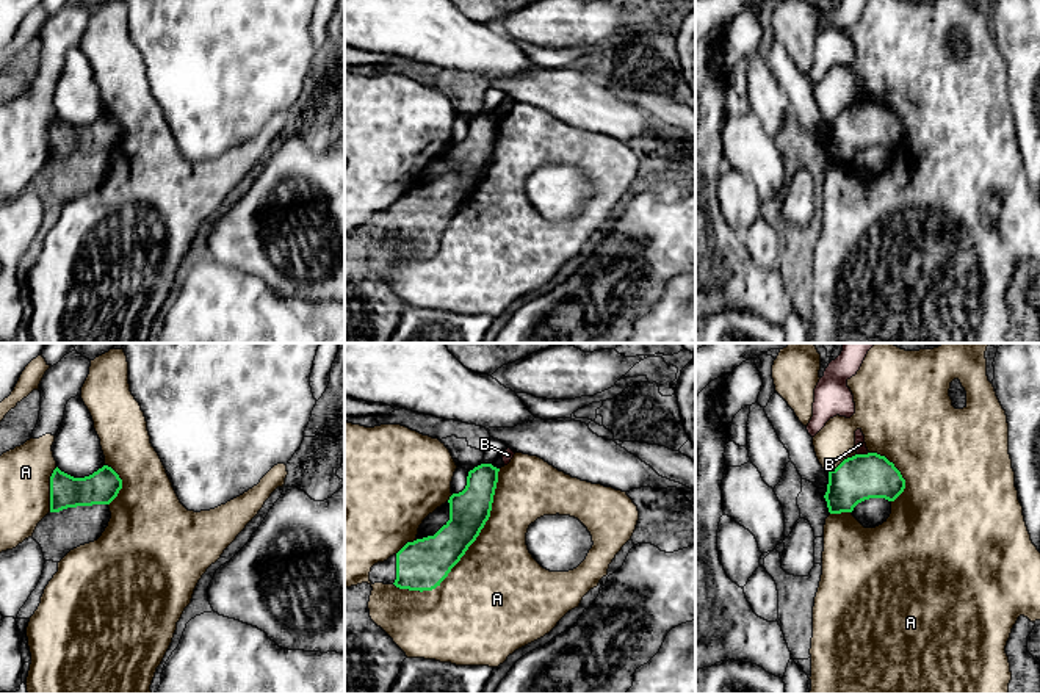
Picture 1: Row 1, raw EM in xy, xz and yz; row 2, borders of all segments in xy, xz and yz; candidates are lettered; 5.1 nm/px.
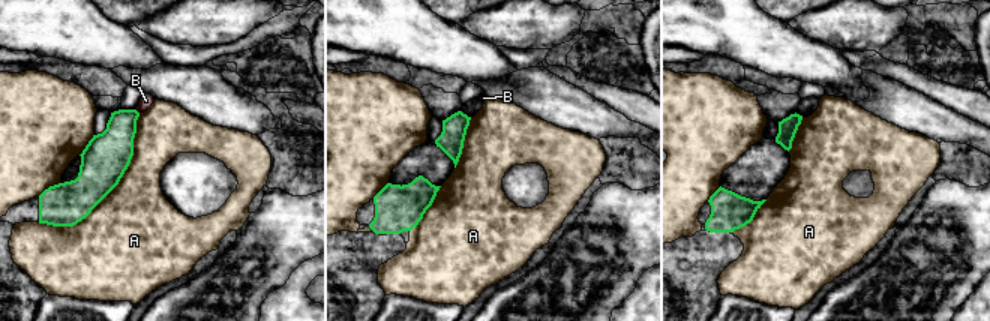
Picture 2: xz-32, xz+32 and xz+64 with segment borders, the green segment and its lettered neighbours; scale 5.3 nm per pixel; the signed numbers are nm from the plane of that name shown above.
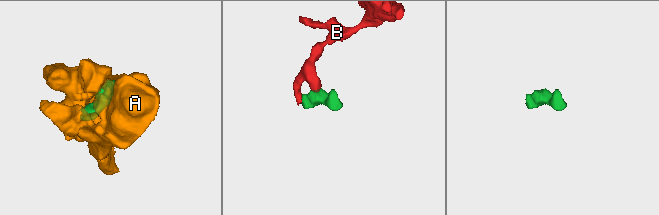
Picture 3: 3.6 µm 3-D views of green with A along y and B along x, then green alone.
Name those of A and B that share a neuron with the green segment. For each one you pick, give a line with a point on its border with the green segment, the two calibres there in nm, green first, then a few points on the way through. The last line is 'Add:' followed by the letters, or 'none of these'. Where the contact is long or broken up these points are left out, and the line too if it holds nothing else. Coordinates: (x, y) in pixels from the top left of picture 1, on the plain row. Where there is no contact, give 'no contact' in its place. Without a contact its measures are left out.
Add: none of these

